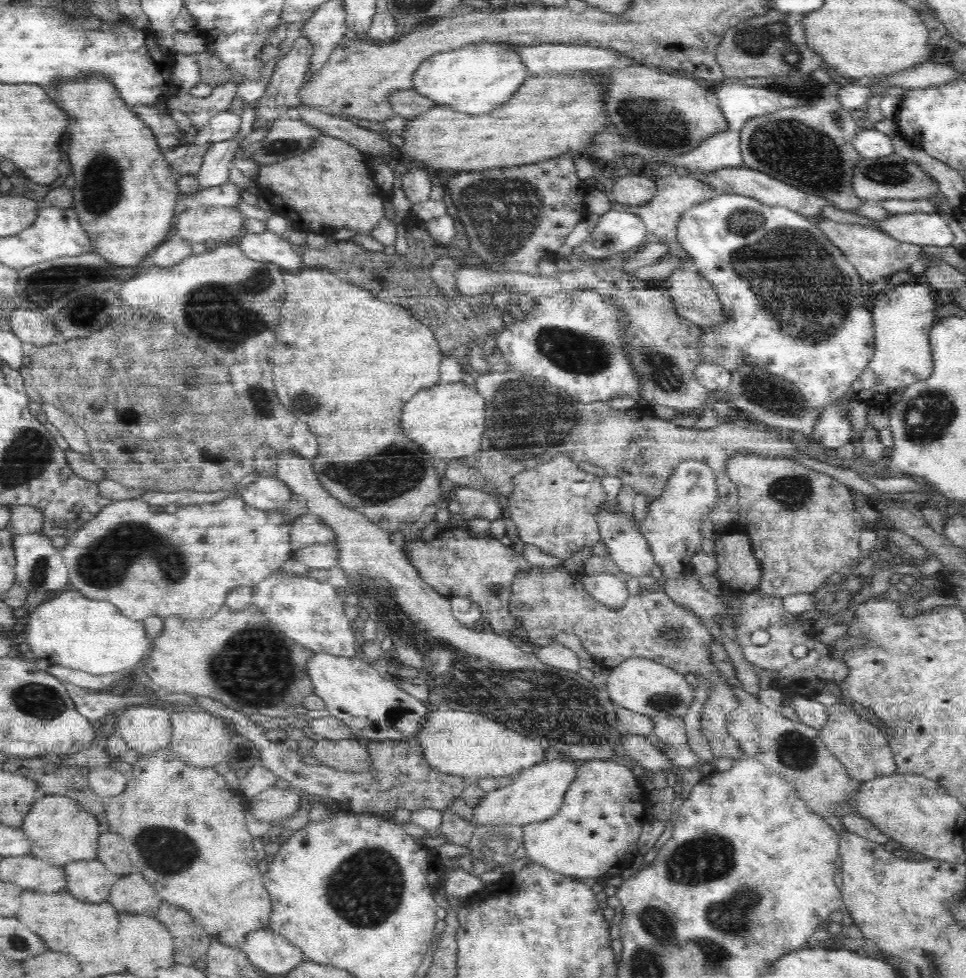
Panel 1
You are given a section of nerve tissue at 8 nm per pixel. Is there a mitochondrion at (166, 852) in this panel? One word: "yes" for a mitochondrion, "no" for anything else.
yes

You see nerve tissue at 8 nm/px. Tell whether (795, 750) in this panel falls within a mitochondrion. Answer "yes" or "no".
yes

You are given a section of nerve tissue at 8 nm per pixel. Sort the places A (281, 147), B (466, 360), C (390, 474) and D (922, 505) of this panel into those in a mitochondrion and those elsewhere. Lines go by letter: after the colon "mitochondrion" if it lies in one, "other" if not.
A: mitochondrion
B: other
C: mitochondrion
D: other

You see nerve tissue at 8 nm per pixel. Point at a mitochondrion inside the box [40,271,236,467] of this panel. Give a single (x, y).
(82, 314)

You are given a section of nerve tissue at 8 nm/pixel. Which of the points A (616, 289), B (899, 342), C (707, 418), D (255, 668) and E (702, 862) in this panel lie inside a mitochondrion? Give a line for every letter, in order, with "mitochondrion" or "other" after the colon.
A: other
B: other
C: other
D: mitochondrion
E: mitochondrion

